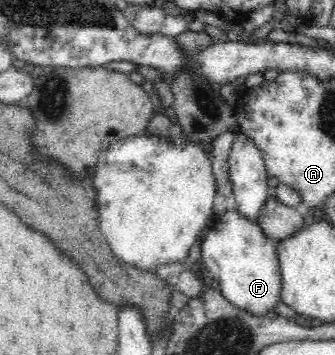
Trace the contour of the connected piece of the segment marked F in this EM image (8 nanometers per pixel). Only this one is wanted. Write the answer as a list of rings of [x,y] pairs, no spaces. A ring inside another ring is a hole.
[[[236,209],[216,212],[213,225],[206,228],[201,242],[201,262],[212,278],[218,281],[218,289],[232,305],[250,311],[252,315],[265,315],[281,301],[282,277],[276,242],[268,241],[260,225],[246,219]]]

